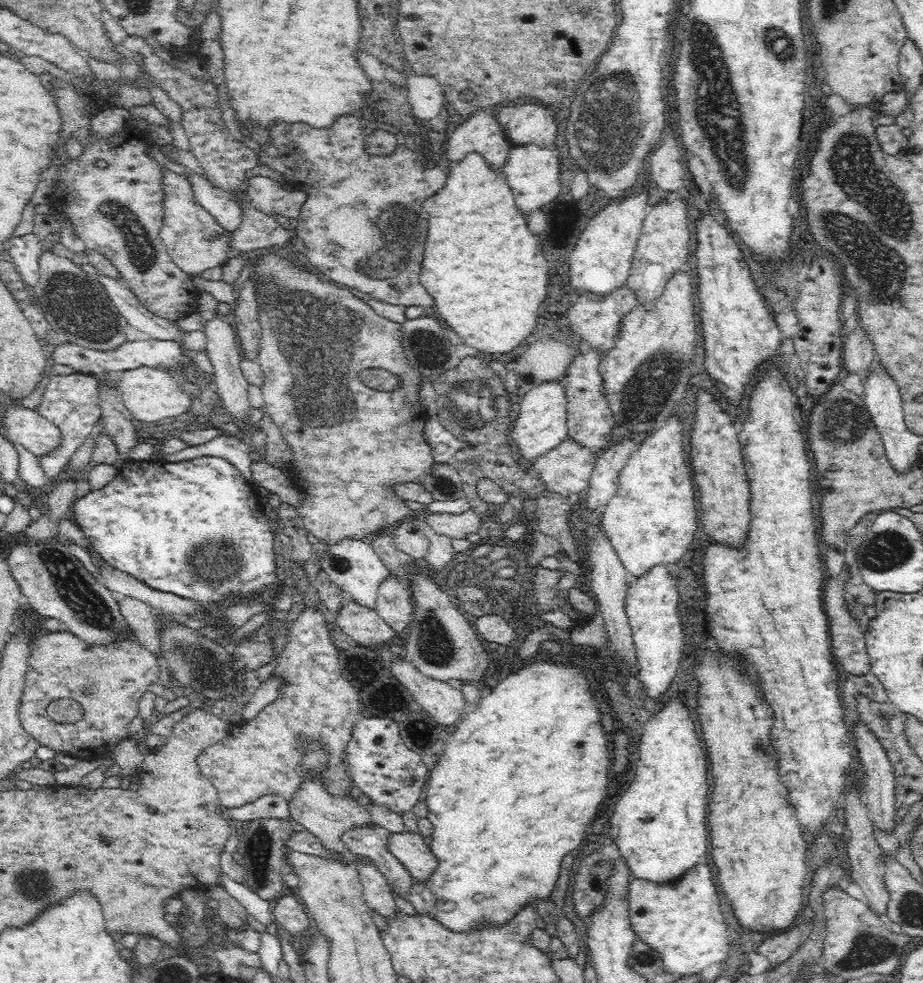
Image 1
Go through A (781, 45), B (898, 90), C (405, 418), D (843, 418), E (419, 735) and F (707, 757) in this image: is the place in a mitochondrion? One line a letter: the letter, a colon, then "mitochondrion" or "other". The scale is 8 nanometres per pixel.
A: mitochondrion
B: other
C: other
D: mitochondrion
E: other
F: other

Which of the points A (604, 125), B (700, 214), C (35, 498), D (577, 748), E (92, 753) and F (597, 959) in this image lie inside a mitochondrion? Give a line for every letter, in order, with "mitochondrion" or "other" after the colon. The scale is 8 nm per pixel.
A: mitochondrion
B: other
C: other
D: mitochondrion
E: other
F: other

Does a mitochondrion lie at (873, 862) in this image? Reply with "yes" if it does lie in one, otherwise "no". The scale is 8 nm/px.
no

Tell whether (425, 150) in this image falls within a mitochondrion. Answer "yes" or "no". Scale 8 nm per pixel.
no

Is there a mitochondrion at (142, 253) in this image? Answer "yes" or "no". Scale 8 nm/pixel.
yes

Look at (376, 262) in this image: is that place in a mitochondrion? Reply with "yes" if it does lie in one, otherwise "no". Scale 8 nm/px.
yes

